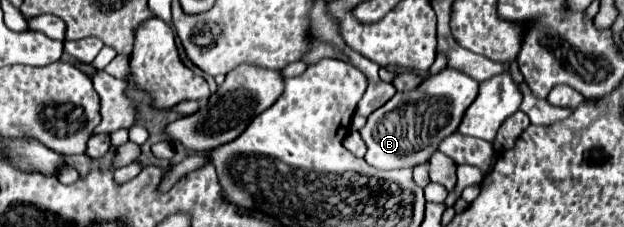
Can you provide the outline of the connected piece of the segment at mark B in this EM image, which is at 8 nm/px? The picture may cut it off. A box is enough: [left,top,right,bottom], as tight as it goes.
[361,69,479,171]

